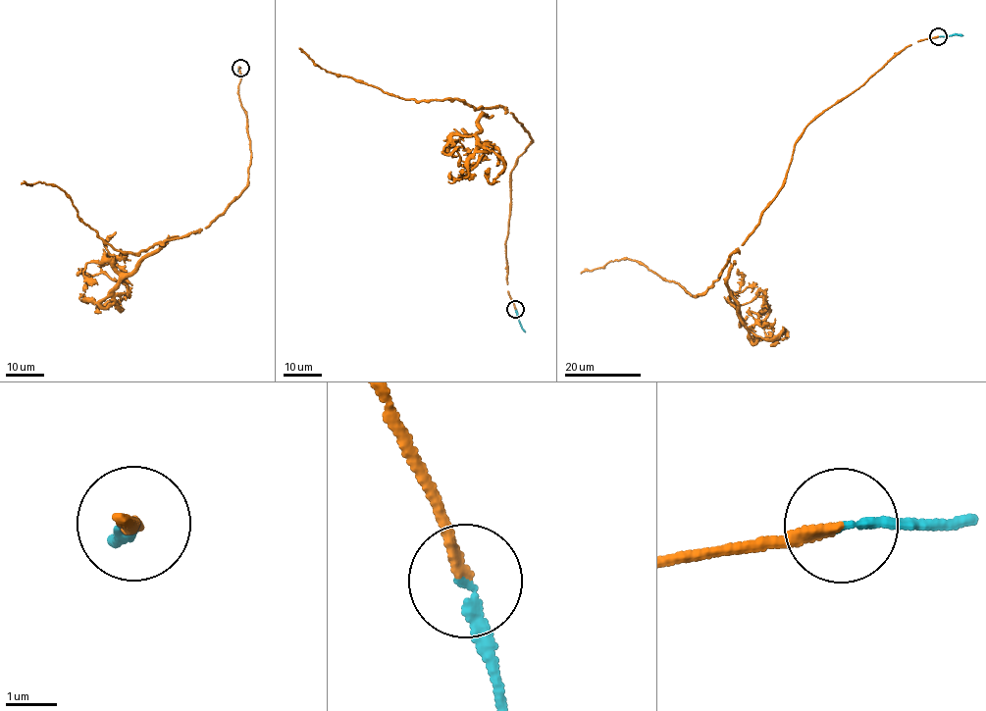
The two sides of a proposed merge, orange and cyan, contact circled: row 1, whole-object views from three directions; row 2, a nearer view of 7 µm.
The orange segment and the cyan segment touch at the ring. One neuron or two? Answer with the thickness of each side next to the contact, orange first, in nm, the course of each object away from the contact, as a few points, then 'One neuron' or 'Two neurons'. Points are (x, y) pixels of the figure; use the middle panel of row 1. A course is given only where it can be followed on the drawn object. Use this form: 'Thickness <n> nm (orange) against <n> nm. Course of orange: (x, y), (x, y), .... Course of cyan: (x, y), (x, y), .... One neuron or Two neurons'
Thickness 220 nm (orange) against 200 nm. Course of orange: (516, 309), (505, 244), (511, 173), (532, 142), (524, 126), (497, 106), (389, 94), (320, 68), (299, 47). Course of cyan: (516, 309), (525, 332). One neuron

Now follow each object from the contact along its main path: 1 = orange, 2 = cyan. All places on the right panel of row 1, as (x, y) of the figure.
1: (938, 36), (908, 45), (806, 126), (784, 184), (703, 292), (691, 296), (627, 258), (580, 274)
2: (938, 36), (962, 35)

